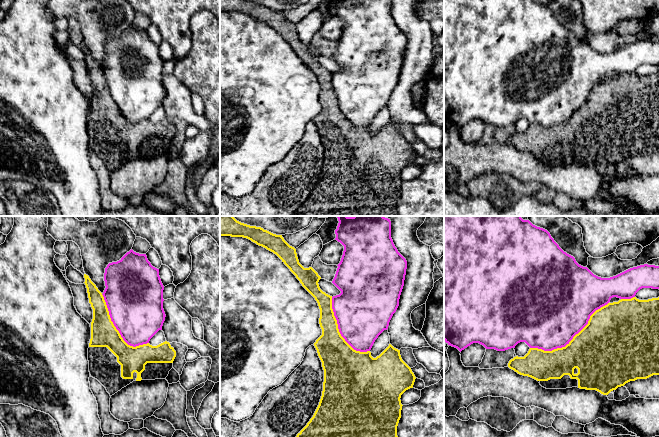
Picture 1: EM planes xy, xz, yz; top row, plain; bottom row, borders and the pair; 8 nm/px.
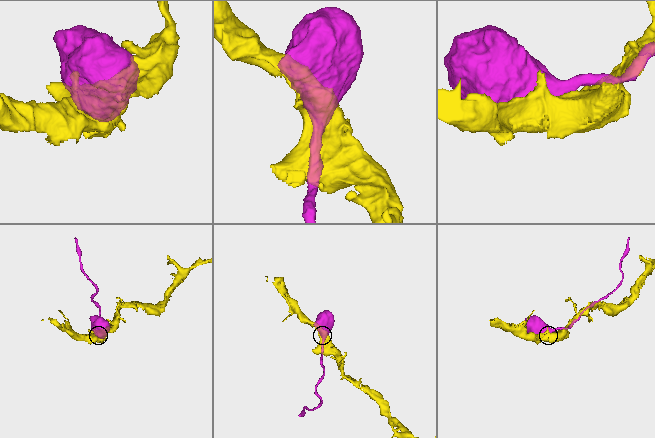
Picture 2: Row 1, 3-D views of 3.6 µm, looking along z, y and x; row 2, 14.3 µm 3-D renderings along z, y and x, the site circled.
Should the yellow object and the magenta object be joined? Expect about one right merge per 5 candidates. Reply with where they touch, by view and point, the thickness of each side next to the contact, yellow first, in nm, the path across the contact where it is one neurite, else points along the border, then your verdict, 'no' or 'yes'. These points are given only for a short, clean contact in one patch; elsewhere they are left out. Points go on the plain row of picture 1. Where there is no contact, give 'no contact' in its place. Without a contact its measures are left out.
yz (572, 115) | 460/480 nm | no

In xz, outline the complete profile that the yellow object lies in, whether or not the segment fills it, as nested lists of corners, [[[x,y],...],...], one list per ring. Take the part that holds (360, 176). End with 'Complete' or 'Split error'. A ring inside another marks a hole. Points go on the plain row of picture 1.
[[[220,0],[220,12],[247,14],[276,30],[318,79],[320,85],[319,100],[322,111],[316,116],[314,122],[324,146],[323,167],[313,193],[293,216],[398,216],[397,202],[403,182],[400,174],[406,166],[413,164],[416,155],[411,144],[402,136],[400,126],[389,120],[376,134],[371,132],[370,127],[360,128],[354,126],[339,108],[332,85],[332,72],[323,68],[318,60],[321,53],[312,43],[304,44],[299,39],[296,25],[290,22],[282,11],[276,11],[261,3],[247,0]]]. Complete

